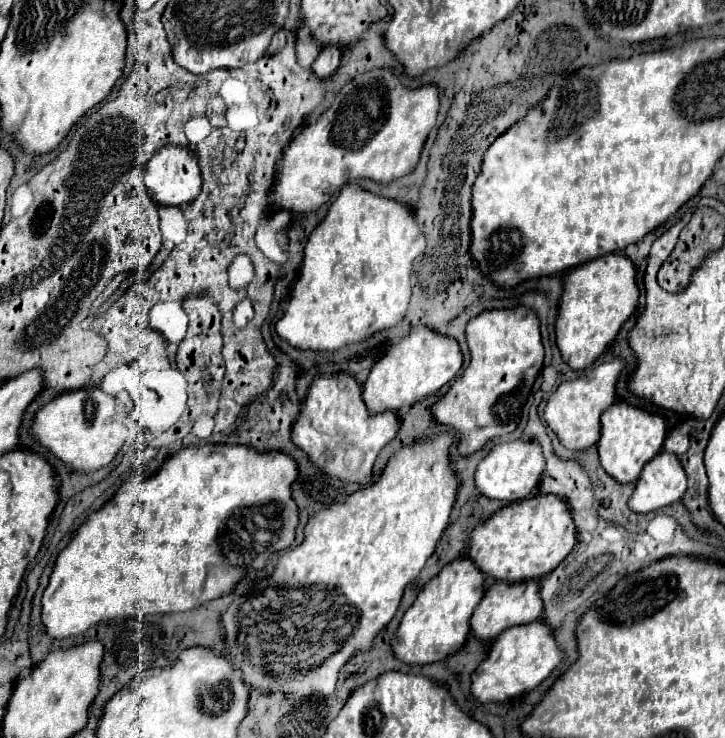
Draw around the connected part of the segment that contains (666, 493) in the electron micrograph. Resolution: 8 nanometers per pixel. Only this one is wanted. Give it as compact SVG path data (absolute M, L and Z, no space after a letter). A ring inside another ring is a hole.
M660 452L660 456L652 458L644 466L636 482L636 490L630 498L630 508L640 514L656 512L678 502L684 496L686 488L688 478L680 464L680 458L672 456L670 452Z

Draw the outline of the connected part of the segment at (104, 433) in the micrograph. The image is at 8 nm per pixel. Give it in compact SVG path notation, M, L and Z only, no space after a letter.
M84 388L76 392L66 392L48 402L34 420L32 434L36 440L56 454L62 462L70 464L74 470L92 472L110 464L116 452L124 444L124 426L116 418L116 402L112 396L100 388Z

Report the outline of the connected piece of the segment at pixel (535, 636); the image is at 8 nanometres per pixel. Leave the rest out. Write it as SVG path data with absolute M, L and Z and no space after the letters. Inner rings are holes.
M544 620L512 626L496 638L488 652L488 658L478 666L478 672L472 676L472 694L480 702L512 700L542 684L562 662L564 652L558 646L552 628L548 628Z

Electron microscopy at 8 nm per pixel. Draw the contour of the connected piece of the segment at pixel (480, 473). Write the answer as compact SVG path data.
M518 438L514 442L496 444L488 452L488 456L482 458L482 462L476 468L476 486L484 496L510 504L516 500L530 498L540 484L542 472L544 472L542 448L538 448L538 444L534 444L532 440Z

